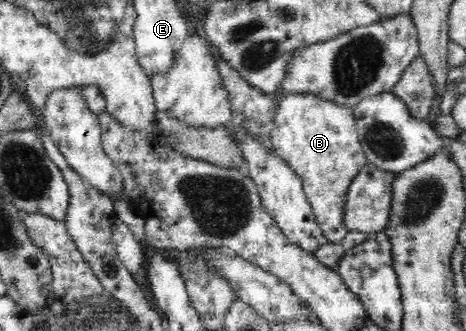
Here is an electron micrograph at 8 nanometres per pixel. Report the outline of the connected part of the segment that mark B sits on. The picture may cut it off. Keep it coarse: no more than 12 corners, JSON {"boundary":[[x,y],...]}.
{"boundary":[[278,101],[273,150],[303,180],[327,242],[367,163],[353,107]]}

